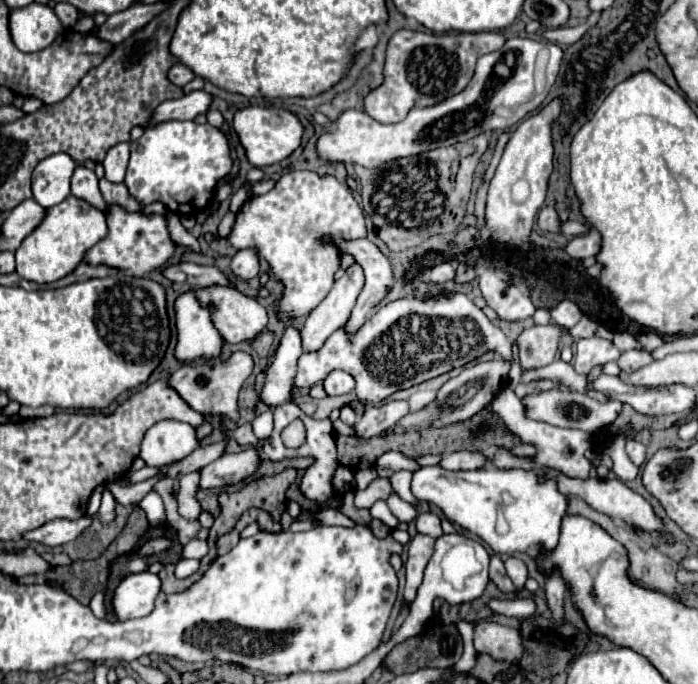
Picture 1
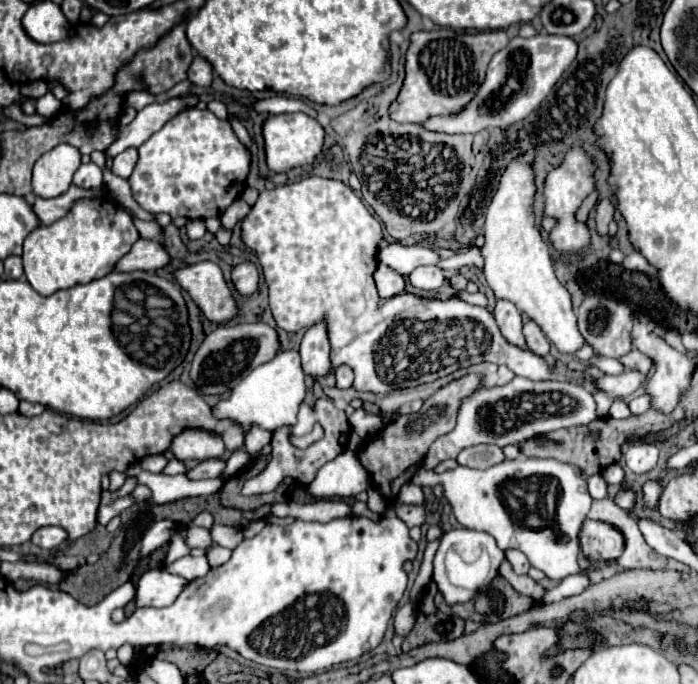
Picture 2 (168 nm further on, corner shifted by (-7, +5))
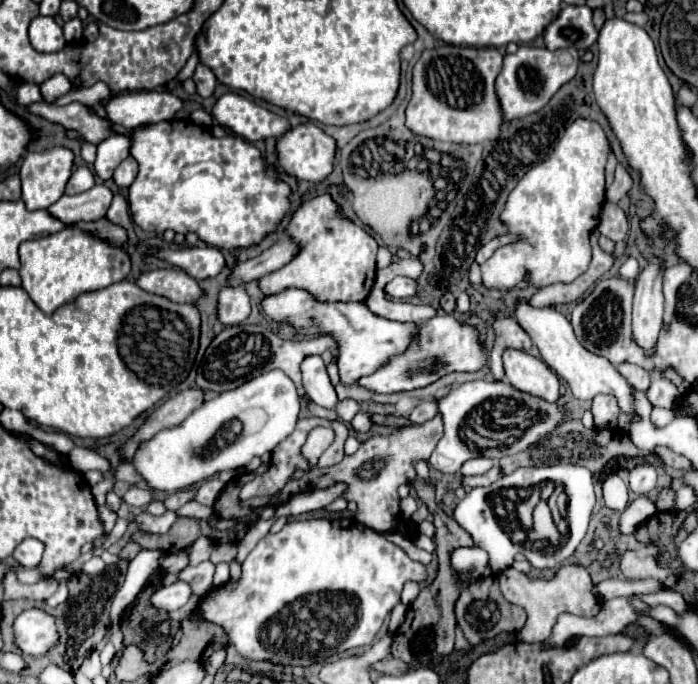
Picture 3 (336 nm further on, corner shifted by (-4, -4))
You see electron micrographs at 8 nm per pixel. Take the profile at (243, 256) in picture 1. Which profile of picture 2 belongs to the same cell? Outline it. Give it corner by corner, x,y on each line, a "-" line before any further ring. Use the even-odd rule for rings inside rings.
240,263
232,269
232,283
236,291
250,297
258,289
258,269
252,263

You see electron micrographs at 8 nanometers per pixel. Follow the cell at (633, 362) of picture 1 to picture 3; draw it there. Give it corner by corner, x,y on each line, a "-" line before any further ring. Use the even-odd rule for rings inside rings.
619,364
617,370
637,390
643,390
645,392
649,388
649,384
651,384
651,374
645,368
637,366
637,364

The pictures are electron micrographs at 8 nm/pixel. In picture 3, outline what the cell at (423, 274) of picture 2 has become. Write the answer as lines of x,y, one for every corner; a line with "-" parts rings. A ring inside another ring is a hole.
397,276
393,278
387,286
385,286
385,292
393,298
399,298
399,300
405,300
405,298
413,298
421,292
421,286
417,284
417,280
413,278
407,278
407,276

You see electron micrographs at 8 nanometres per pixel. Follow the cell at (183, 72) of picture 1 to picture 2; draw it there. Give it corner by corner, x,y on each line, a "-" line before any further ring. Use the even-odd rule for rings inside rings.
196,57
188,69
188,81
194,85
208,87
212,83
212,77
214,77
212,65
204,57

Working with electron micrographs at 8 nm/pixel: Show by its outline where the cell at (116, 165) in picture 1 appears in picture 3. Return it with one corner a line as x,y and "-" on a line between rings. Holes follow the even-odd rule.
135,158
123,160
123,162
115,168
115,172
113,172
115,184
117,184
119,188
123,188
123,190
131,186
131,182
135,180
135,176
137,176
137,160
135,160

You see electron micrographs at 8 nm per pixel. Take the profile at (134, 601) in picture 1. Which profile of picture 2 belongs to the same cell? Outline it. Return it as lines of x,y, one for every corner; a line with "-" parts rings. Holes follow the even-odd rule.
166,569
146,571
136,585
136,605
138,607
166,607
176,601
188,581
180,575
172,575

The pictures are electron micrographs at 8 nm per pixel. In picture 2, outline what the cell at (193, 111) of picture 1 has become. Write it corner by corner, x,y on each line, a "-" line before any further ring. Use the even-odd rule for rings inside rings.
176,97
168,99
164,103
152,103
138,111
136,119
128,125
120,125
120,137
108,145
104,151
106,157
116,157
124,149
140,147
152,133
156,133
168,119
172,119
176,113
184,111
186,107
194,107
198,103
196,97

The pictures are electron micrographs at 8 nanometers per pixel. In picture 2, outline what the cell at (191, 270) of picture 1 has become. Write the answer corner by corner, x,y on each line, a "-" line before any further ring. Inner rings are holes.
138,239
130,253
124,255
118,265
116,271
156,271
160,267
164,267
168,263
168,253
164,251
164,247
158,241
152,239

